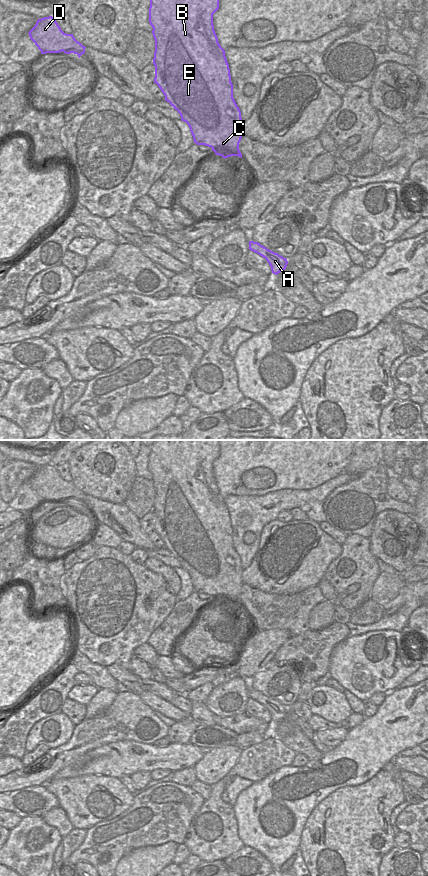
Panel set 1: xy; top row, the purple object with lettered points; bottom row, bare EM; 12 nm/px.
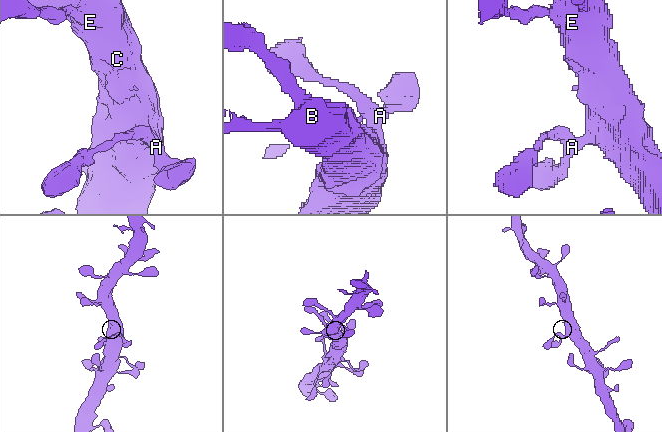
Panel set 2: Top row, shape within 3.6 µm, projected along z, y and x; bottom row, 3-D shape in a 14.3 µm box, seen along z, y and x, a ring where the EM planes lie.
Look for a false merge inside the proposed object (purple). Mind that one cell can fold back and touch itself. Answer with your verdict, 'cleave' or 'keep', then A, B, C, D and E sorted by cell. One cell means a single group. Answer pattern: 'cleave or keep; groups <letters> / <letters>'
keep; groups A B C D E

